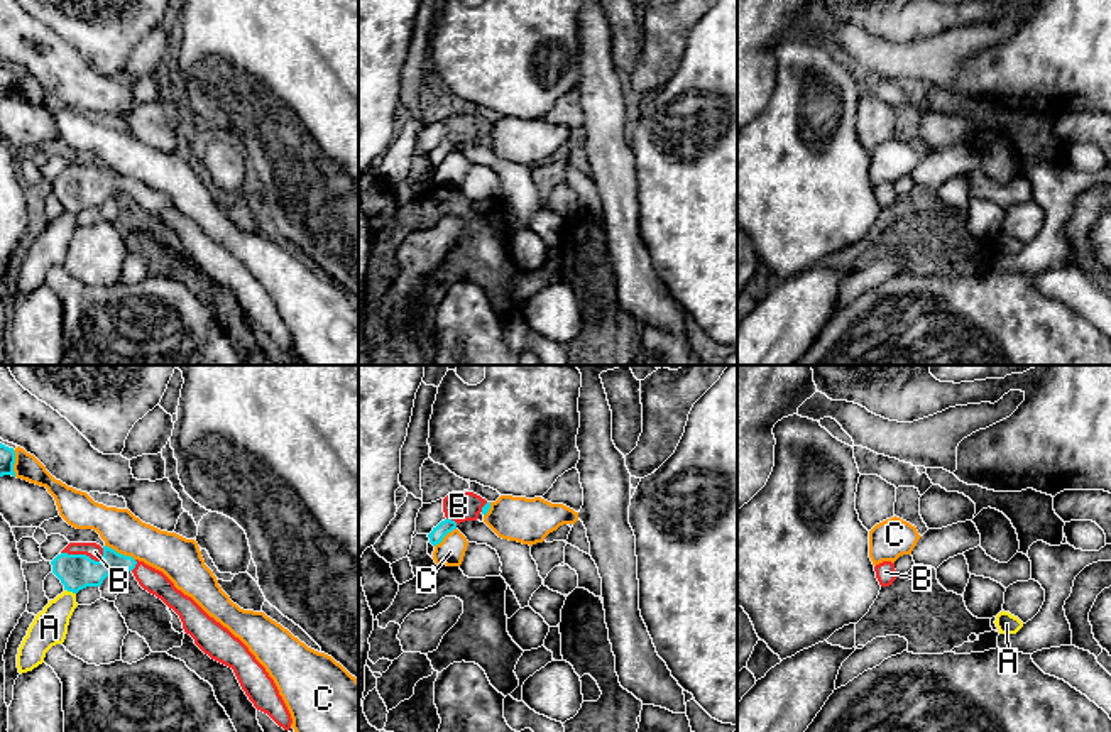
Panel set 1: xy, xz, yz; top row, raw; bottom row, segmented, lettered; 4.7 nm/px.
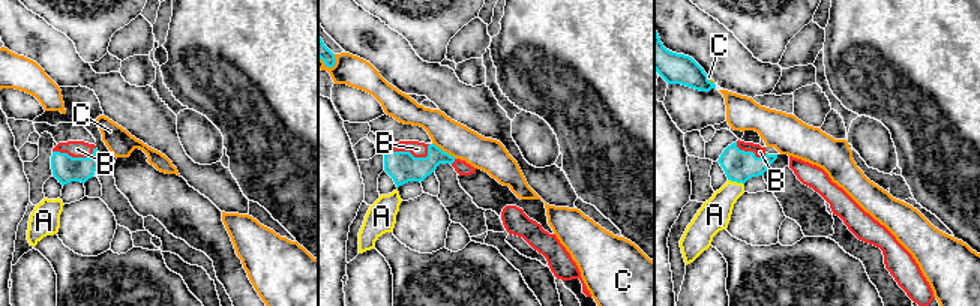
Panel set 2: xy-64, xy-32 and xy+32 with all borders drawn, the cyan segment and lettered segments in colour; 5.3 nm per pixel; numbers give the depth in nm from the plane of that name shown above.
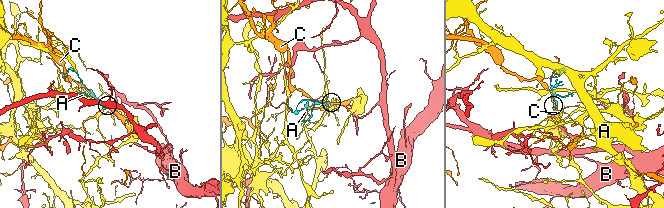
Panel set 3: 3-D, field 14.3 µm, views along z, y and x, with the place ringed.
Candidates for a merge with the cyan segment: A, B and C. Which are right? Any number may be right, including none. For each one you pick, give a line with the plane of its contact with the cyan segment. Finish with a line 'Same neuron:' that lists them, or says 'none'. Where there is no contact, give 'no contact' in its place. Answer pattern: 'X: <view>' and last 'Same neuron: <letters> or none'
B: xy
Same neuron: B

